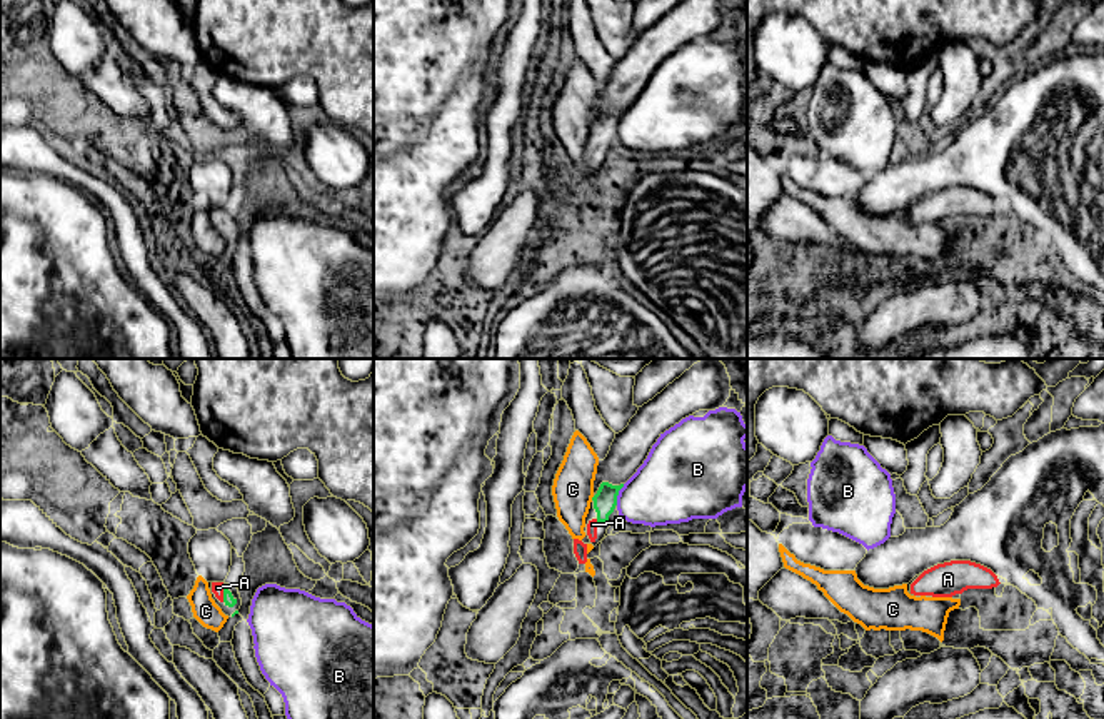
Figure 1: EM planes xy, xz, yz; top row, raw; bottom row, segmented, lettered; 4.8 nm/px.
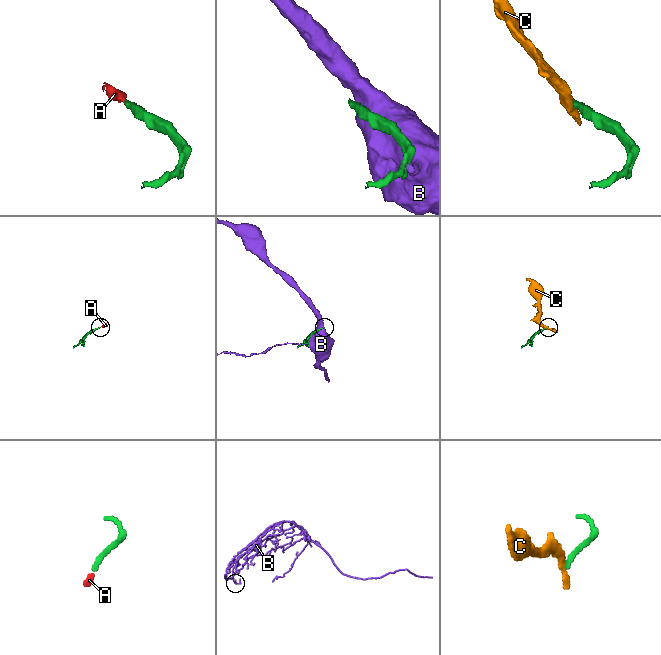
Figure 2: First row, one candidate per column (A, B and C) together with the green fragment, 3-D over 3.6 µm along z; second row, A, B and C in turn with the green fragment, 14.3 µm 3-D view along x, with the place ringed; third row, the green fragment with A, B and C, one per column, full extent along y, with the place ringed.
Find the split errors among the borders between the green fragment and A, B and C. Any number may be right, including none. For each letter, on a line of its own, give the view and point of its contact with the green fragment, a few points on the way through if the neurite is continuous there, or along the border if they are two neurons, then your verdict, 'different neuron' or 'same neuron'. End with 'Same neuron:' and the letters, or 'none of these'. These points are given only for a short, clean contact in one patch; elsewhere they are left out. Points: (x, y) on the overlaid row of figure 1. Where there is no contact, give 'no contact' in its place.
A: meets green in xy at (224, 594); runs through xy (229, 599), (224, 594), (217, 588); same neuron
B: meets green in xz at (617, 494); different neuron
C: meets green in xz at (592, 497); border along xz (594, 496), (591, 499); different neuron
Same neuron: A

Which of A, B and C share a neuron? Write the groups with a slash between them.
A / B / C

